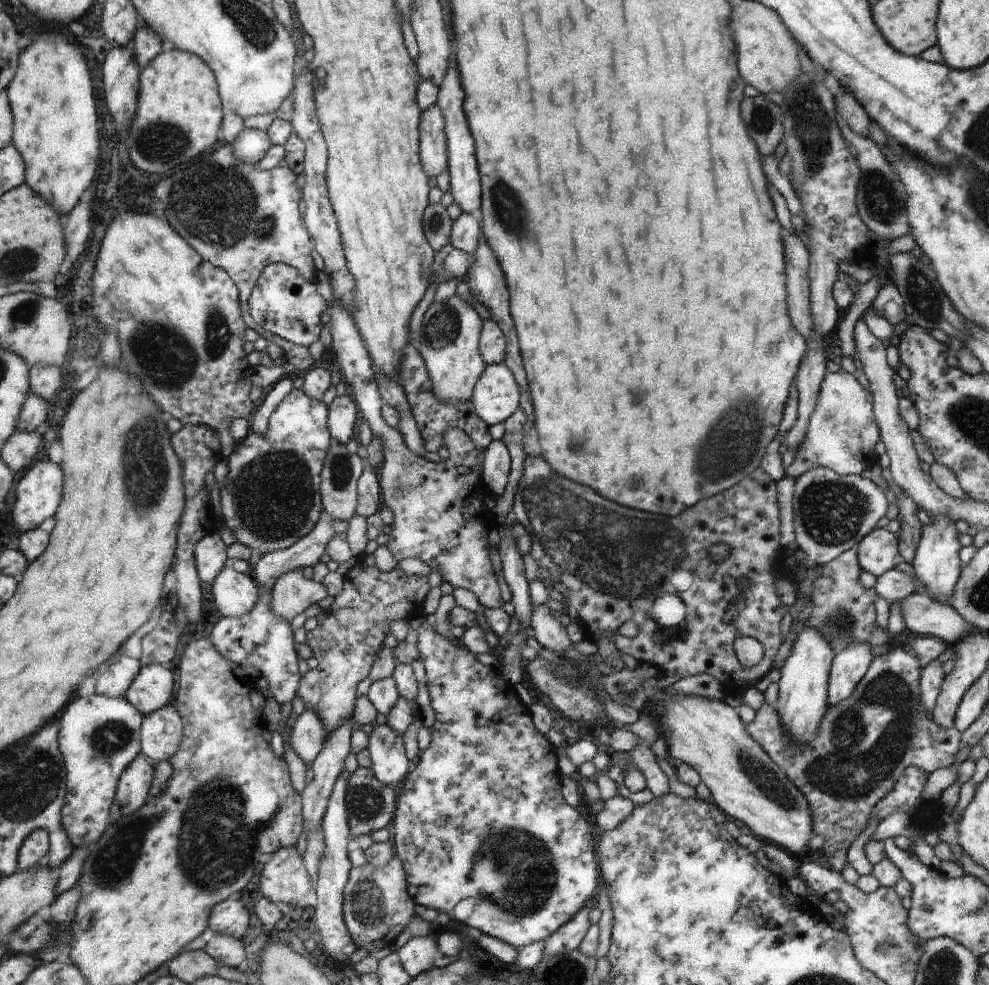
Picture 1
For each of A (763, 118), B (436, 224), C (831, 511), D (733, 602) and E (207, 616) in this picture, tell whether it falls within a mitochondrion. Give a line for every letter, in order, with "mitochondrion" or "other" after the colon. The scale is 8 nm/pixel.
A: mitochondrion
B: mitochondrion
C: mitochondrion
D: other
E: other

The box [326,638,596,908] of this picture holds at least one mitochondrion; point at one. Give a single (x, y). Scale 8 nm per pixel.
(368, 801)

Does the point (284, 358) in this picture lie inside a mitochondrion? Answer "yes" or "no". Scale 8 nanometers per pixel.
no

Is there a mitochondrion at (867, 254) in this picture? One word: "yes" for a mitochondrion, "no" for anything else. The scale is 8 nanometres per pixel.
no

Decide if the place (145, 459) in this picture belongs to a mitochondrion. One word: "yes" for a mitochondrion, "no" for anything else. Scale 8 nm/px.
yes

